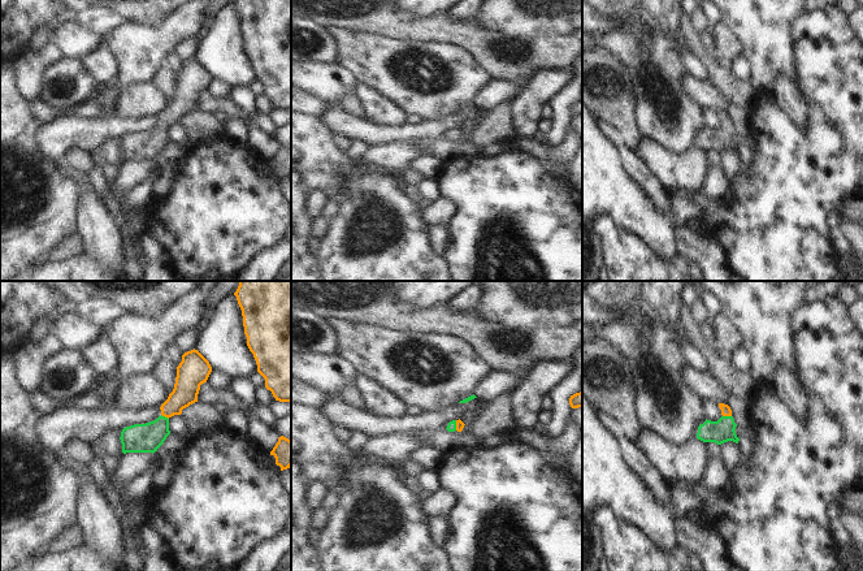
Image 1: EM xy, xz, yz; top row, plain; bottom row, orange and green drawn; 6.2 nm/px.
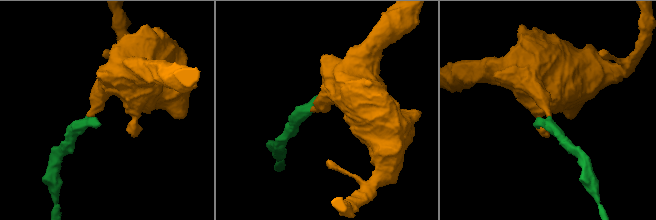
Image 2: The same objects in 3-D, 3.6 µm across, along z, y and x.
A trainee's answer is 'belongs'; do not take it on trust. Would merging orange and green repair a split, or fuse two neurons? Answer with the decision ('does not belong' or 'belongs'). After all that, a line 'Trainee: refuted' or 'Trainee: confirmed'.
belongs
Trainee: confirmed

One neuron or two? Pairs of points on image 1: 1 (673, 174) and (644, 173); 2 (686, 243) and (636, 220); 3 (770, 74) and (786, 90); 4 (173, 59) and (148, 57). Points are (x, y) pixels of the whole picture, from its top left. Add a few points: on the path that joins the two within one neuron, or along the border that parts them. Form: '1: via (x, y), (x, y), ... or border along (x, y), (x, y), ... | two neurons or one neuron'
1: border along (636, 155), (669, 193) | two neurons
2: border along (673, 226), (673, 237), (680, 256) | two neurons
3: border along (772, 92), (781, 81), (789, 81), (803, 96) | two neurons
4: border along (174, 51), (165, 64) | two neurons

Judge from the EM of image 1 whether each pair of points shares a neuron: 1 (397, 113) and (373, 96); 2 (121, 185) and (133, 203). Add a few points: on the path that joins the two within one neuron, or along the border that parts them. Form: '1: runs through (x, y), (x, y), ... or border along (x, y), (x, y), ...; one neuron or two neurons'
1: runs through (391, 113), (378, 102); one neuron
2: border along (151, 176), (137, 184), (117, 200); two neurons

